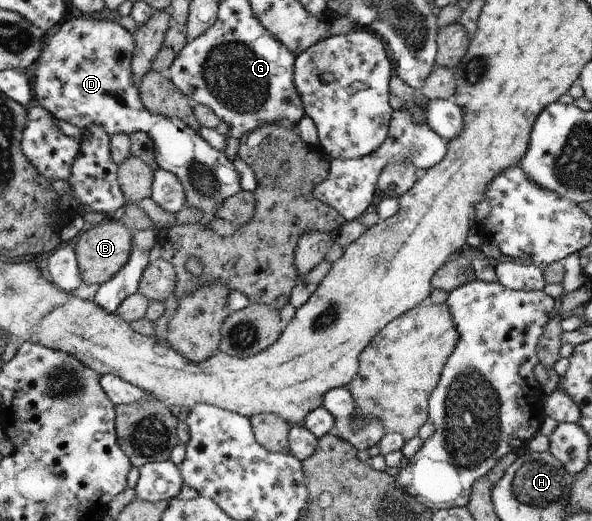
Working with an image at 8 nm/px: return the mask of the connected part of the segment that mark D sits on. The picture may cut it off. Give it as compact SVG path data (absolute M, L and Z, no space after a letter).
M70 16L56 30L48 32L43 41L43 50L38 64L32 68L37 76L35 79L36 103L46 109L54 119L69 122L84 131L89 130L92 125L102 125L110 136L116 133L128 135L136 131L148 133L154 143L155 161L159 168L173 172L183 182L183 187L187 192L186 206L195 206L203 210L204 220L198 224L209 228L211 220L218 216L216 205L220 209L226 199L242 190L240 173L224 152L215 149L185 121L165 117L162 114L155 115L145 109L139 95L140 88L135 85L131 69L134 47L133 34L116 21L98 20L90 16Z

